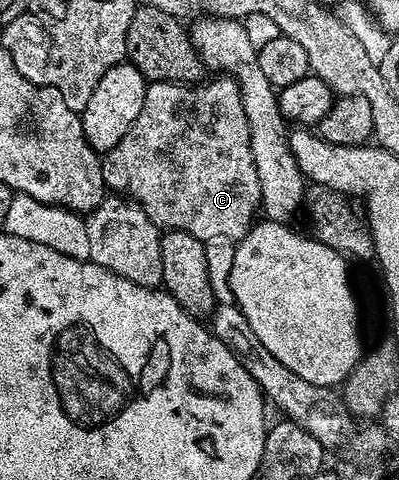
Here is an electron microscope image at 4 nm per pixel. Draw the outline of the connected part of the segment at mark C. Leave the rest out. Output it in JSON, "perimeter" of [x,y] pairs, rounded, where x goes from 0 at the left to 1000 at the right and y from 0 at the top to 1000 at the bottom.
{"perimeter":[[[556,154],[534,160],[526,173],[514,171],[504,169],[491,177],[466,177],[454,169],[376,171],[363,185],[358,227],[348,227],[348,244],[328,252],[328,269],[318,269],[308,294],[298,294],[288,310],[261,317],[253,335],[258,377],[276,400],[311,406],[331,415],[336,423],[346,423],[358,444],[368,444],[368,452],[396,477],[479,485],[479,494],[499,494],[509,502],[591,502],[624,483],[627,473],[647,454],[654,427],[649,360],[639,360],[639,327],[629,327],[629,277],[619,260],[619,235],[609,235],[609,202],[599,194],[599,177],[579,158]]]}

